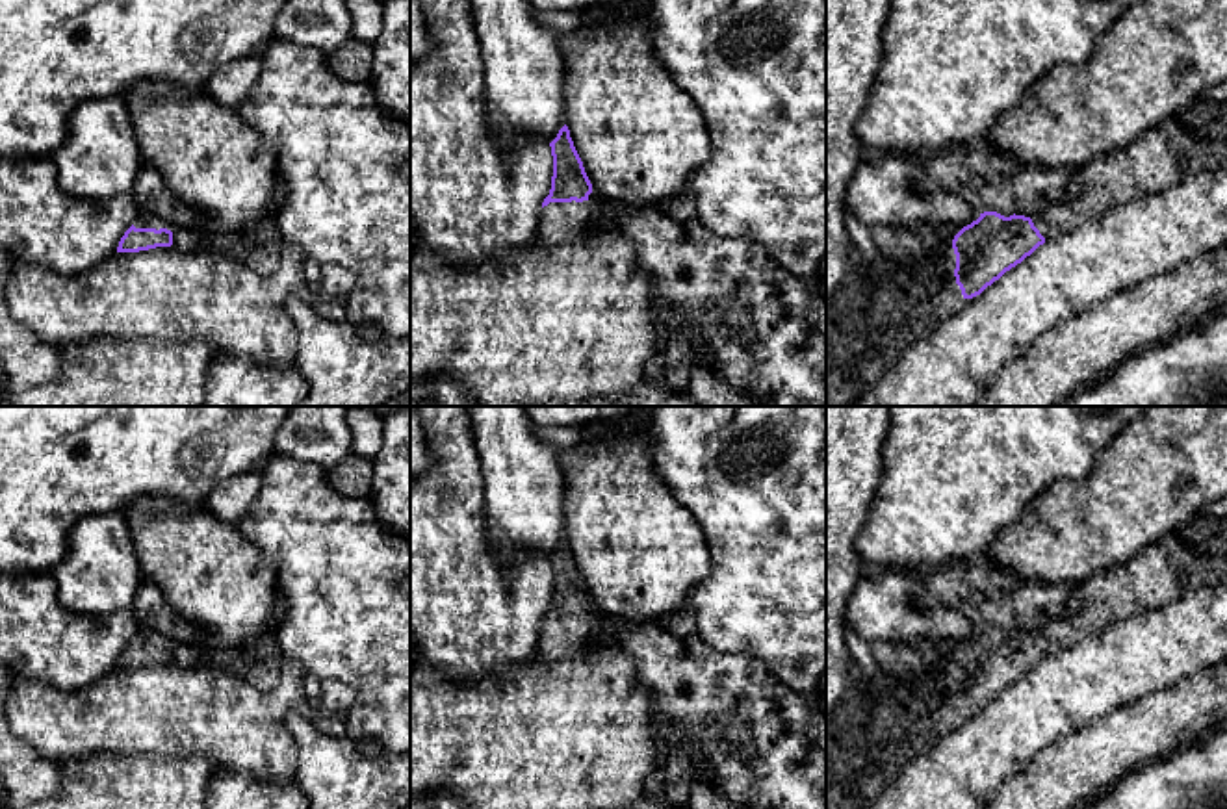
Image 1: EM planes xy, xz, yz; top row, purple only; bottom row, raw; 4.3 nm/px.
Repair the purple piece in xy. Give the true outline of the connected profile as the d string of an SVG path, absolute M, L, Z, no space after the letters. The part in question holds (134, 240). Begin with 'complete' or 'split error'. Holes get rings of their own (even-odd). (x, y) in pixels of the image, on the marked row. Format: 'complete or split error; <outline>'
split error; M139 213L119 241L117 252L139 252L173 245L174 226L156 215Z

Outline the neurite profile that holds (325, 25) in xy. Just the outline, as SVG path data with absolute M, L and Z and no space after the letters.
M286 0L275 20L275 37L334 52L353 39L347 0Z

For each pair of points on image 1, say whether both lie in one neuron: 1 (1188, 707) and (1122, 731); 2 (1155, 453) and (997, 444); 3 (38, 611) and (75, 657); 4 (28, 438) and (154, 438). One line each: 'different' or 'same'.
1: same
2: different
3: same
4: same

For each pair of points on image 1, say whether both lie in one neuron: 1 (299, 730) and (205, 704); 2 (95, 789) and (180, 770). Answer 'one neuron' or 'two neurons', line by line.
1: two neurons
2: one neuron

